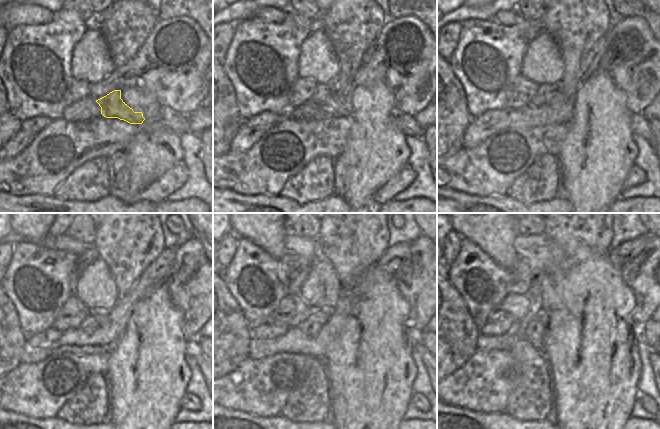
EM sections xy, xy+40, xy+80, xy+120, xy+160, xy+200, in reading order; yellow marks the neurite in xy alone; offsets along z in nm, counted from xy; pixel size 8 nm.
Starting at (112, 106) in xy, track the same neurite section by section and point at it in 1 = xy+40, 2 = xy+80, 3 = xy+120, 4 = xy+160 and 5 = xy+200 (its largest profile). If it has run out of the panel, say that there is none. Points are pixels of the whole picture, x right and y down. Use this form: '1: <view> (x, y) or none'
1: xy+40 (337, 103)
2: xy+80 (566, 88)
3: xy+120 (101, 320)
4: xy+160 (321, 317)
5: xy+200 (539, 314)

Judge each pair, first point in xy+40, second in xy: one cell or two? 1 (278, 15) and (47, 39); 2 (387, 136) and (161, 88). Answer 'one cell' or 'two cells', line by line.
1: two cells
2: two cells

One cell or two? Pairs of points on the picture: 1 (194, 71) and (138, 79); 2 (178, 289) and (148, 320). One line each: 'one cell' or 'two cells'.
1: one cell
2: two cells

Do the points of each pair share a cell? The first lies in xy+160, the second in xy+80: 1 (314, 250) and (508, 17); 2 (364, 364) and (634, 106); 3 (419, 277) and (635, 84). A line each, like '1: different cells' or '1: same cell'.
1: same cell
2: different cells
3: same cell

